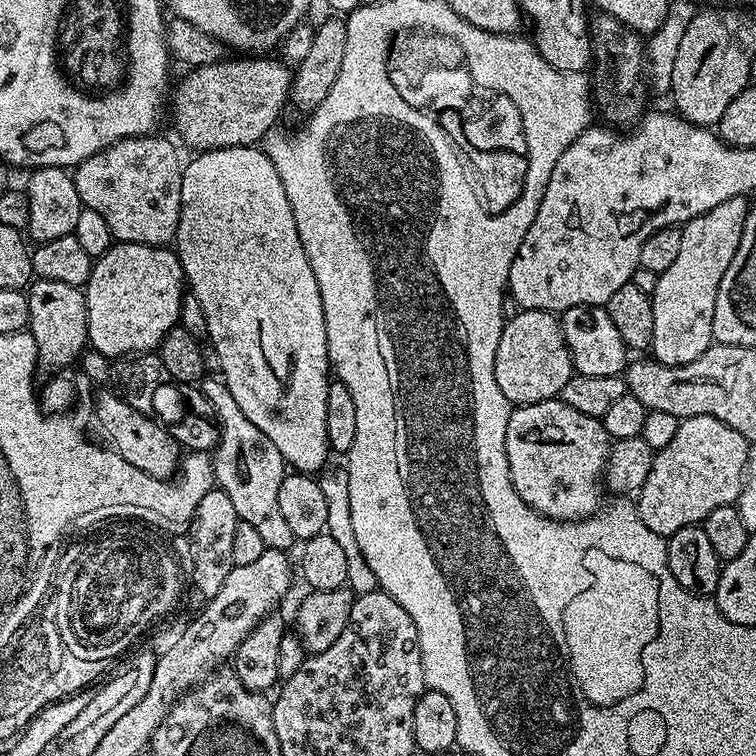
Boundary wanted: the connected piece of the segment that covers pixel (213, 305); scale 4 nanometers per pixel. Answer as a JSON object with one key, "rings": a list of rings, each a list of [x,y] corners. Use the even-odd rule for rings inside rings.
{"rings":[[[234,146],[233,148],[215,148],[209,152],[200,152],[192,161],[182,168],[182,198],[180,199],[180,221],[174,241],[174,251],[184,271],[184,279],[190,294],[202,302],[202,314],[206,314],[208,327],[207,339],[216,347],[216,356],[220,359],[220,368],[224,385],[234,394],[234,402],[238,402],[238,410],[278,446],[278,454],[282,454],[285,465],[292,464],[297,473],[316,474],[319,468],[330,457],[327,440],[327,392],[330,385],[330,365],[328,362],[328,343],[326,342],[326,322],[322,310],[322,298],[318,290],[318,282],[314,278],[314,270],[306,258],[306,250],[302,246],[302,238],[298,238],[298,226],[294,222],[294,210],[290,206],[290,198],[286,198],[286,186],[282,186],[282,178],[278,178],[278,170],[274,162],[265,154],[263,147]]]}

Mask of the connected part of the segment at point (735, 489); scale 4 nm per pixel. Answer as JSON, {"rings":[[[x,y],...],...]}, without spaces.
{"rings":[[[683,417],[674,438],[653,455],[650,475],[635,497],[634,512],[639,523],[651,535],[667,538],[678,530],[699,525],[718,506],[735,505],[744,485],[749,447],[745,436],[718,422],[718,418]]]}

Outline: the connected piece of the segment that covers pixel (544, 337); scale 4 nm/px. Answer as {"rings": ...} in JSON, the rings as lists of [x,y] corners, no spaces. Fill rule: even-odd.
{"rings":[[[521,309],[505,321],[494,358],[494,376],[499,390],[514,406],[555,399],[574,375],[572,356],[565,344],[562,324],[553,313]]]}

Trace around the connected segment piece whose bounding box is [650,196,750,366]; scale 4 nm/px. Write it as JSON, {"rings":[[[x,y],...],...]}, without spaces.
{"rings":[[[745,197],[726,198],[726,202],[718,202],[714,210],[693,216],[683,225],[682,247],[674,257],[674,263],[659,273],[657,285],[651,294],[654,338],[650,352],[658,363],[666,366],[689,364],[712,347],[714,302],[718,298],[718,286],[722,282],[722,274],[726,274],[726,266],[734,262],[738,242],[742,242],[749,207]]]}

